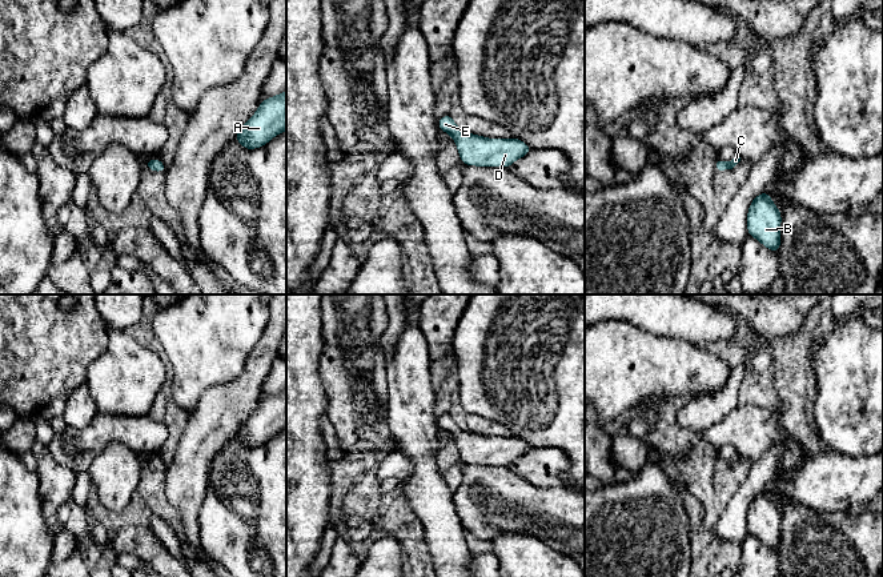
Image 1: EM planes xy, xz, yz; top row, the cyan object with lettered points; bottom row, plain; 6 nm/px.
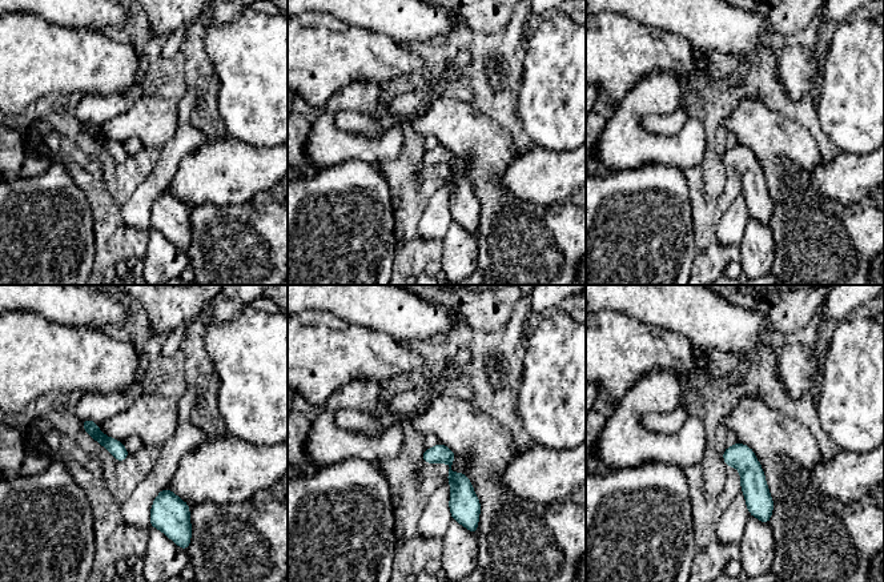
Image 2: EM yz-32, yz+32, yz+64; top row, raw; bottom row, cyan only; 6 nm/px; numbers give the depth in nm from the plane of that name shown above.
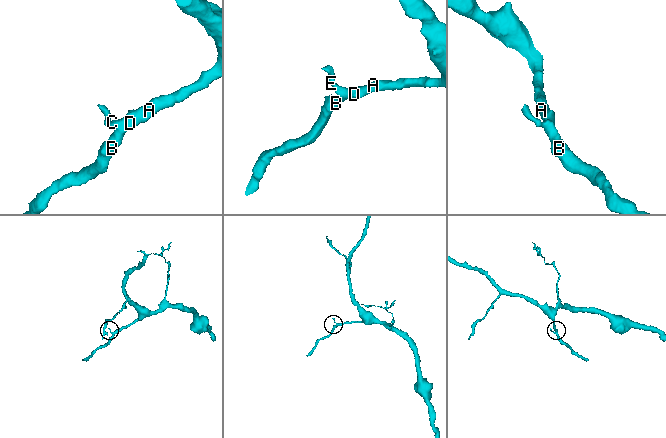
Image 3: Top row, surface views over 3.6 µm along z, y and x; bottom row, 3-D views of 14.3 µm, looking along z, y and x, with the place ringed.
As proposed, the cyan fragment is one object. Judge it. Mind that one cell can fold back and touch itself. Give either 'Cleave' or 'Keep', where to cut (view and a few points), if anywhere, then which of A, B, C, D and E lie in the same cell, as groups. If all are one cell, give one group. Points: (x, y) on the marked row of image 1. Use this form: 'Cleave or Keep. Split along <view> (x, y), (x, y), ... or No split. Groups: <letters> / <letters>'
Keep. No split. Groups: A B C D E

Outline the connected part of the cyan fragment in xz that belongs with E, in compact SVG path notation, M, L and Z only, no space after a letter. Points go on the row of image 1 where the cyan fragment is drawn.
M447 113L438 119L440 131L449 133L458 148L461 164L509 168L533 149L522 140L487 139L462 132Z

